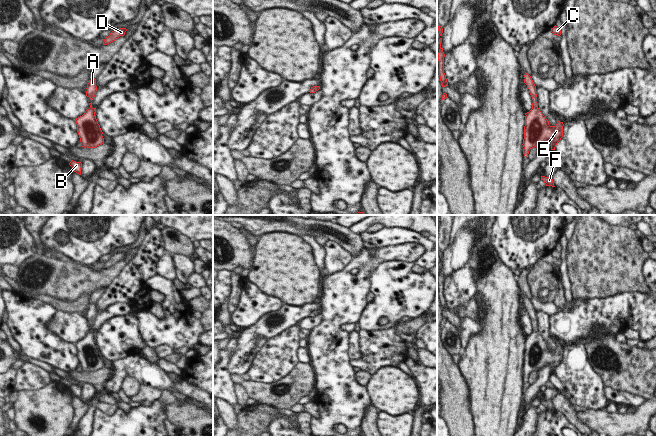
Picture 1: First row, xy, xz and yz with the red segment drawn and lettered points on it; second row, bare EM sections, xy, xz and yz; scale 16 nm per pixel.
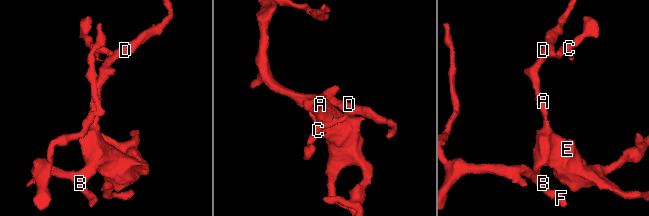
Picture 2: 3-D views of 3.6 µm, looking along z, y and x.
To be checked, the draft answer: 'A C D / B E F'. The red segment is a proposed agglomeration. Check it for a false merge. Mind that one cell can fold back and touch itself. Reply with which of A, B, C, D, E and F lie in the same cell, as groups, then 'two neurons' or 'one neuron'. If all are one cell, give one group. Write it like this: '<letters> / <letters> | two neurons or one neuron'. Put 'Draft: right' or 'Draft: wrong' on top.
Draft: wrong
A B C D E F | one neuron

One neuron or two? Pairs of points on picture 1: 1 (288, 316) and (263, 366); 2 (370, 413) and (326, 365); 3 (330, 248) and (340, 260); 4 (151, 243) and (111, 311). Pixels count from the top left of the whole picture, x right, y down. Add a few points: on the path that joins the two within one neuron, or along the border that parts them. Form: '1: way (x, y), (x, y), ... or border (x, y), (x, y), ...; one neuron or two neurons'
1: border (297, 324), (271, 336), (261, 347); two neurons
2: border (370, 402), (364, 412), (360, 425); two neurons
3: way (333, 251), (337, 257); one neuron
4: border (127, 303), (115, 302), (97, 313); two neurons

